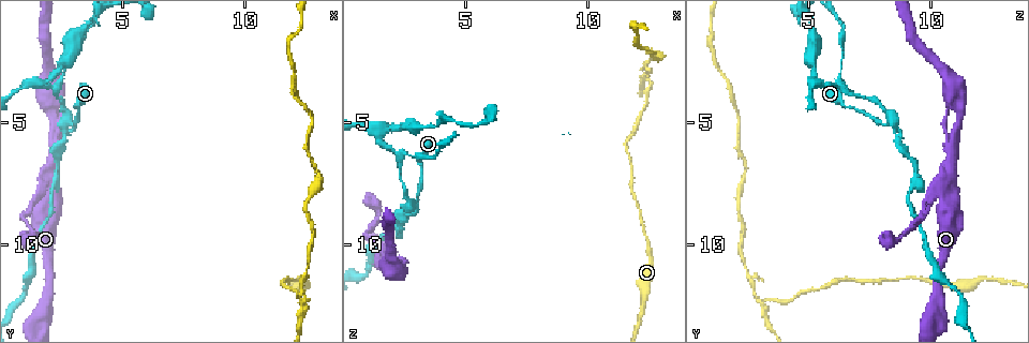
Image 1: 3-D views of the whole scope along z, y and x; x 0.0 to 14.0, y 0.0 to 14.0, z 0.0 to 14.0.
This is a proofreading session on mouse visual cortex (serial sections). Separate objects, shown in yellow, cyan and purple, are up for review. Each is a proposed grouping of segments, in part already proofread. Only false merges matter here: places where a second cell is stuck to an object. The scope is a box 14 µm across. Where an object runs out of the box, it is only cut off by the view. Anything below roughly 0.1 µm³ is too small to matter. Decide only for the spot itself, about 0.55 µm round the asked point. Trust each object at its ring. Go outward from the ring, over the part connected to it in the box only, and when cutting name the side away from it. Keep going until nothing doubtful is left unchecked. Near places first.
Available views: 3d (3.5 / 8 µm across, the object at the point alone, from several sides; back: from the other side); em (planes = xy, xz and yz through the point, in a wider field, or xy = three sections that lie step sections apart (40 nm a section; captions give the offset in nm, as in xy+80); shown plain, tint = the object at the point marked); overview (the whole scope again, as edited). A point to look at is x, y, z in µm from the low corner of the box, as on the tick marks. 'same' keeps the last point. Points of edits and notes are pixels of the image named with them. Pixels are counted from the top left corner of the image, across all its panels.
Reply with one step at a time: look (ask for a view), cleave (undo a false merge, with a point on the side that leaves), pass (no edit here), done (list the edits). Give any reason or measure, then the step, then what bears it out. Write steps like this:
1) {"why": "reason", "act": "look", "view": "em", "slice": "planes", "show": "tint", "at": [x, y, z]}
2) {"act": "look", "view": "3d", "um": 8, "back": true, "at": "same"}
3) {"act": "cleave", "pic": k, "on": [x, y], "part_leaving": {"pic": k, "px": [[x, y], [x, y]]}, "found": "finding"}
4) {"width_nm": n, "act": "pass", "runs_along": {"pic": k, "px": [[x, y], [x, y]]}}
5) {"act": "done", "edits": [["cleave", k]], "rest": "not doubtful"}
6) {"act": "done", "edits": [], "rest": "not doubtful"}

{"why": "three-way junction", "act": "look", "view": "3d", "um": 3.5, "at": [12.4, 12.3, 3.0]}

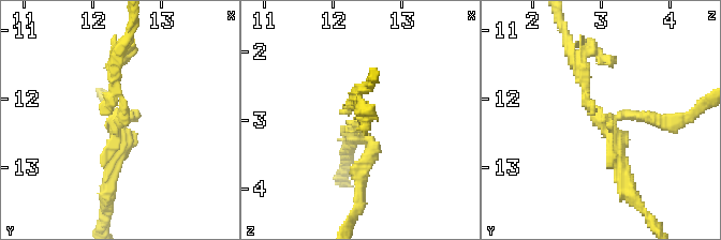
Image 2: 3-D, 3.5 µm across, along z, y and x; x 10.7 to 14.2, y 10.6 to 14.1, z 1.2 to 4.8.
{"arms": 3, "arm_widths_nm": [150, 200, 200], "why": "need the tissue", "act": "look", "view": "em", "slice": "xy", "step": 1, "show": "tint", "at": [12.40, 12.30, 3.15]}

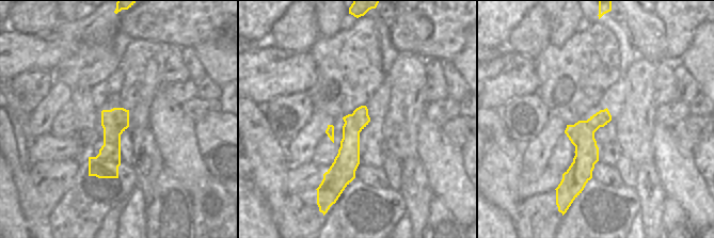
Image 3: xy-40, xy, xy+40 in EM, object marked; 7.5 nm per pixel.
{"act": "cleave", "pic": 2, "on": [106, 111], "part_leaving": {"pic": 2, "px": [[127, 117], [114, 84], [123, 45]]}, "found": "two cells meet here"}

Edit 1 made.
{"act": "look", "view": "overview"}

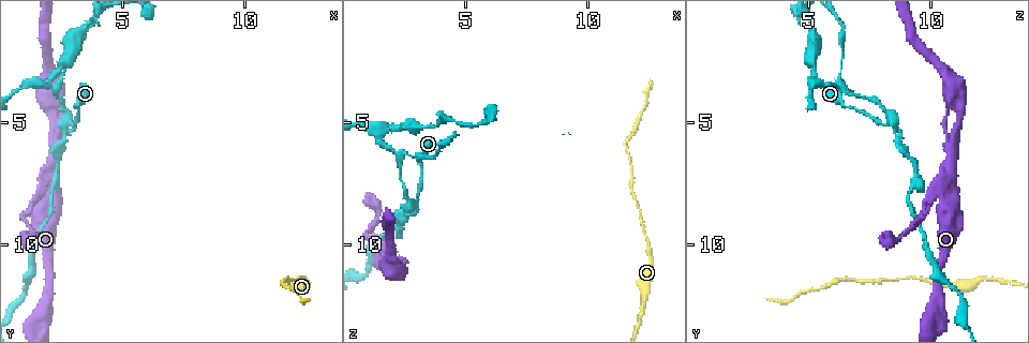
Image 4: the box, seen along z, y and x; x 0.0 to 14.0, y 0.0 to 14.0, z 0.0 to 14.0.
{"why": "branch point", "act": "look", "view": "3d", "um": 3.5, "at": [2.8, 5.0, 8.4]}

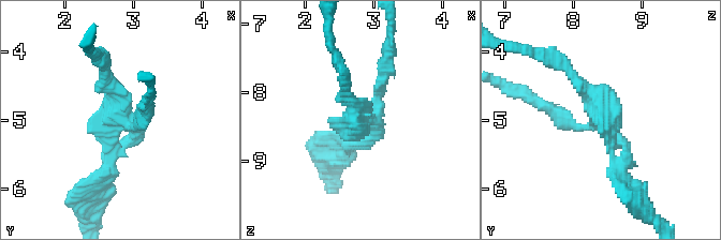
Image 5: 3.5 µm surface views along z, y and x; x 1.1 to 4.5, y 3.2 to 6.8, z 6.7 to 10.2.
{"act": "look", "view": "em", "slice": "xy", "step": 5, "show": "tint", "at": [2.75, 4.95, 8.45]}

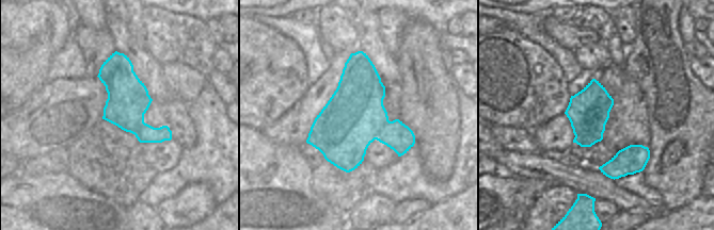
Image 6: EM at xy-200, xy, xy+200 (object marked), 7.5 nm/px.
{"act": "pass", "runs_along": {"pic": 5, "px": [[144, 107], [123, 121], [104, 61]]}, "found": "one cell here"}

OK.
{"why": "thick turns thin", "act": "look", "view": "3d", "um": 3.5, "at": [2.2, 3.6, 6.3]}

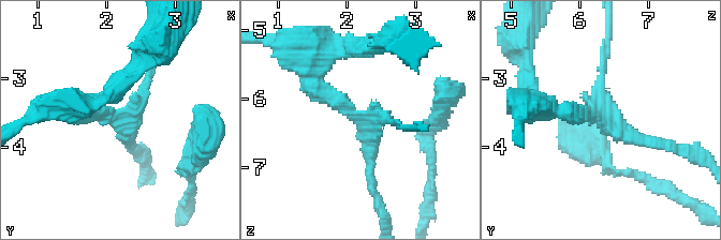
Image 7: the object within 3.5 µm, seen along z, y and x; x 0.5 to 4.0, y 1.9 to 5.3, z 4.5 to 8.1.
{"why": "need the tissue", "act": "look", "view": "em", "slice": "xy", "step": 2, "show": "tint", "at": [2.30, 3.75, 6.40]}

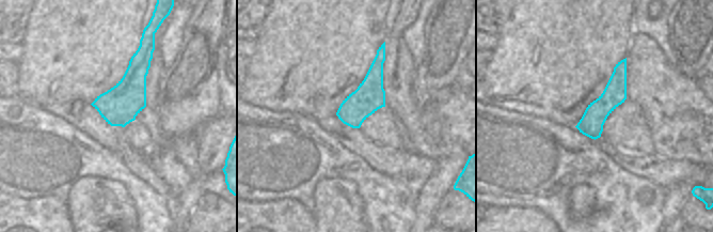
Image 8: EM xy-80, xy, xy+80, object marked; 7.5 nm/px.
{"arms": 3, "act": "pass", "runs_along": {"pic": 7, "px": [[376, 194], [366, 125], [312, 84]]}, "found": "continuous, no second cell"}

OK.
{"why": "a fork", "act": "look", "view": "3d", "um": 3.5, "at": [1.5, 3.4, 5.4]}

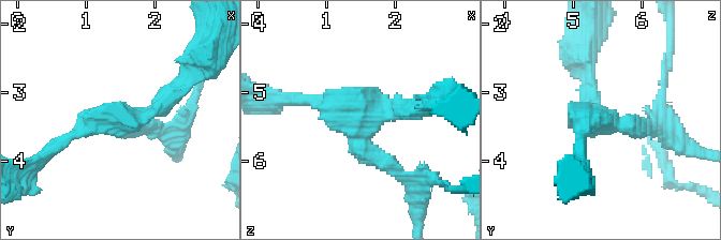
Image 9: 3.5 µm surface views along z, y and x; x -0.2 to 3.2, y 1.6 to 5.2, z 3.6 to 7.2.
{"why": "now the EM", "act": "look", "view": "em", "slice": "xy", "step": 2, "show": "tint", "at": [1.50, 3.45, 5.45]}

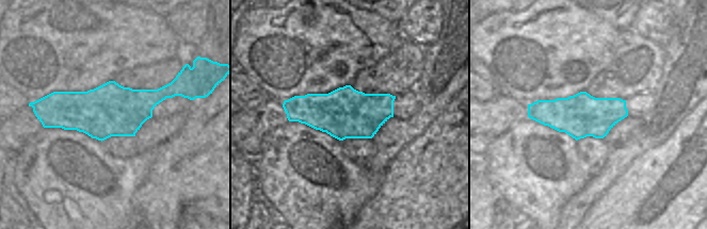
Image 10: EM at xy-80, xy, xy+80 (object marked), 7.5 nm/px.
{"arm_widths_nm": [150, 200, 250], "act": "pass", "runs_along": {"pic": 9, "px": [[653, 132], [599, 122], [591, 86]]}, "found": "continuous, no second cell"}

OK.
{"act": "done", "edits": [["cleave", 2]], "rest": "not doubtful"}

